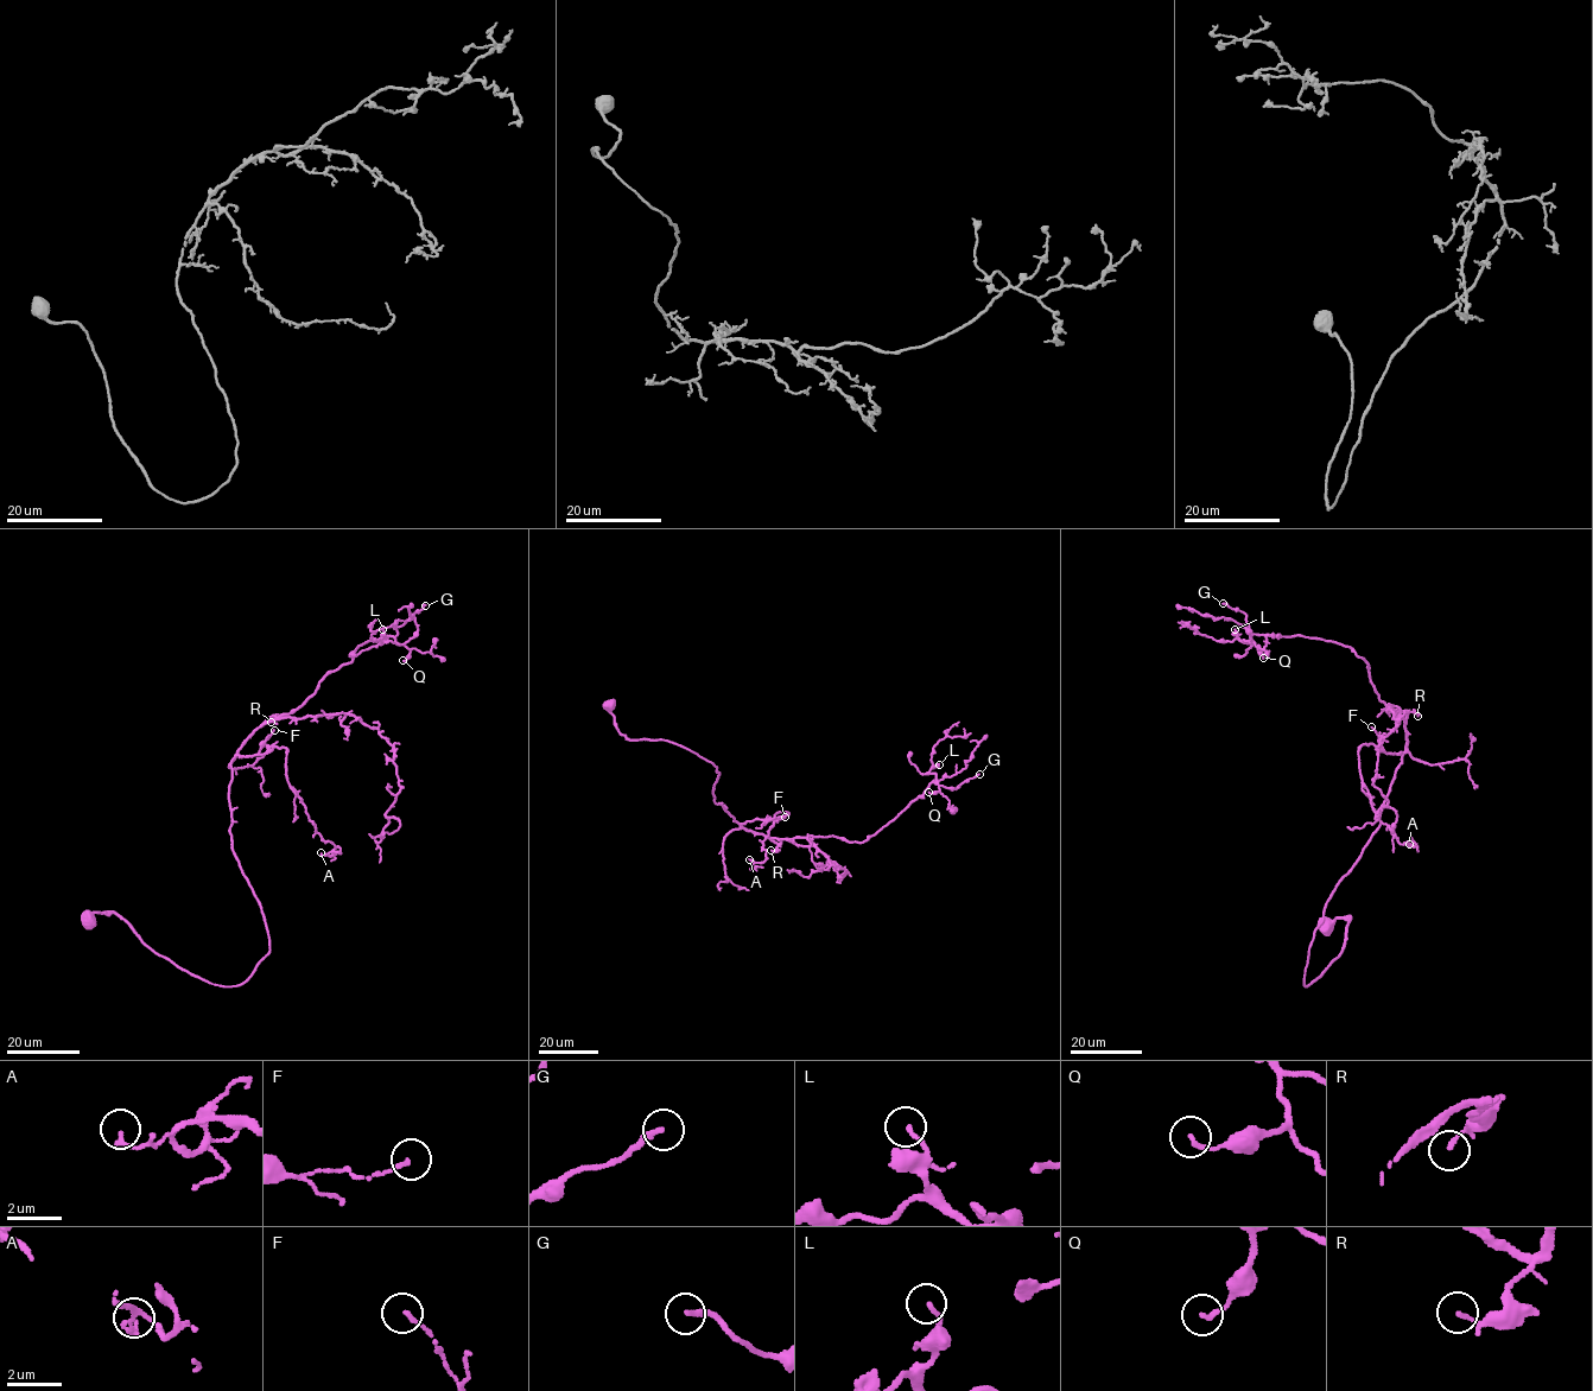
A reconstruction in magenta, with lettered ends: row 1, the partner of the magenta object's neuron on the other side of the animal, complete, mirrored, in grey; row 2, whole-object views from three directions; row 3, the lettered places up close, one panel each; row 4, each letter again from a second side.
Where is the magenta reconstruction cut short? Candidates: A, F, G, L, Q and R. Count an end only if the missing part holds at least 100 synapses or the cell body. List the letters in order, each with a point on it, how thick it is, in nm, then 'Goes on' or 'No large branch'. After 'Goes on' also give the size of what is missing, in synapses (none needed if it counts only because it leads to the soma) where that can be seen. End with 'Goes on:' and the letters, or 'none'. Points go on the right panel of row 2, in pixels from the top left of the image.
A: Place: (1409, 844). Thickness 120 nm. No large branch
F: Place: (1371, 726). Thickness 140 nm. No large branch
G: Place: (1223, 603). Thickness 200 nm. No large branch
L: Place: (1235, 629). Thickness 150 nm. No large branch
Q: Place: (1263, 658). Thickness 170 nm. No large branch
R: Place: (1417, 716). Thickness 140 nm. No large branch
Goes on: none

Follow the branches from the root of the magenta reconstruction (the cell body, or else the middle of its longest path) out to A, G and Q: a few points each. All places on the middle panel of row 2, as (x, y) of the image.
A: (609, 706), (627, 738), (717, 766), (714, 801), (734, 820), (788, 813), (775, 813), (767, 858), (749, 859)
G: (609, 706), (627, 738), (714, 763), (714, 801), (770, 838), (864, 842), (933, 780), (956, 789), (979, 774)
Q: (609, 706), (627, 738), (667, 740), (714, 763), (714, 801), (770, 838), (864, 842), (937, 780), (928, 792)

